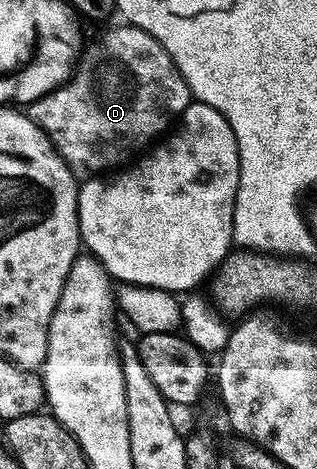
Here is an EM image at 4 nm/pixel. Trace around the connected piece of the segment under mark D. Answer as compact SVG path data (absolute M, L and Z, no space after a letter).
M119 25L114 27L113 30L106 31L93 46L85 45L74 67L74 73L68 81L64 85L59 86L57 90L51 90L49 94L42 96L37 102L31 103L26 110L28 117L34 119L40 125L41 130L48 133L52 147L64 157L65 162L72 169L72 173L77 176L100 176L105 172L112 172L117 168L123 167L133 157L131 154L135 150L141 149L140 151L143 151L149 144L155 143L173 125L174 120L179 119L189 102L193 101L192 93L186 84L186 80L180 75L178 68L172 65L172 57L162 48L162 44L158 44L158 40L154 40L154 36L150 36L145 30L140 30L136 26Z

